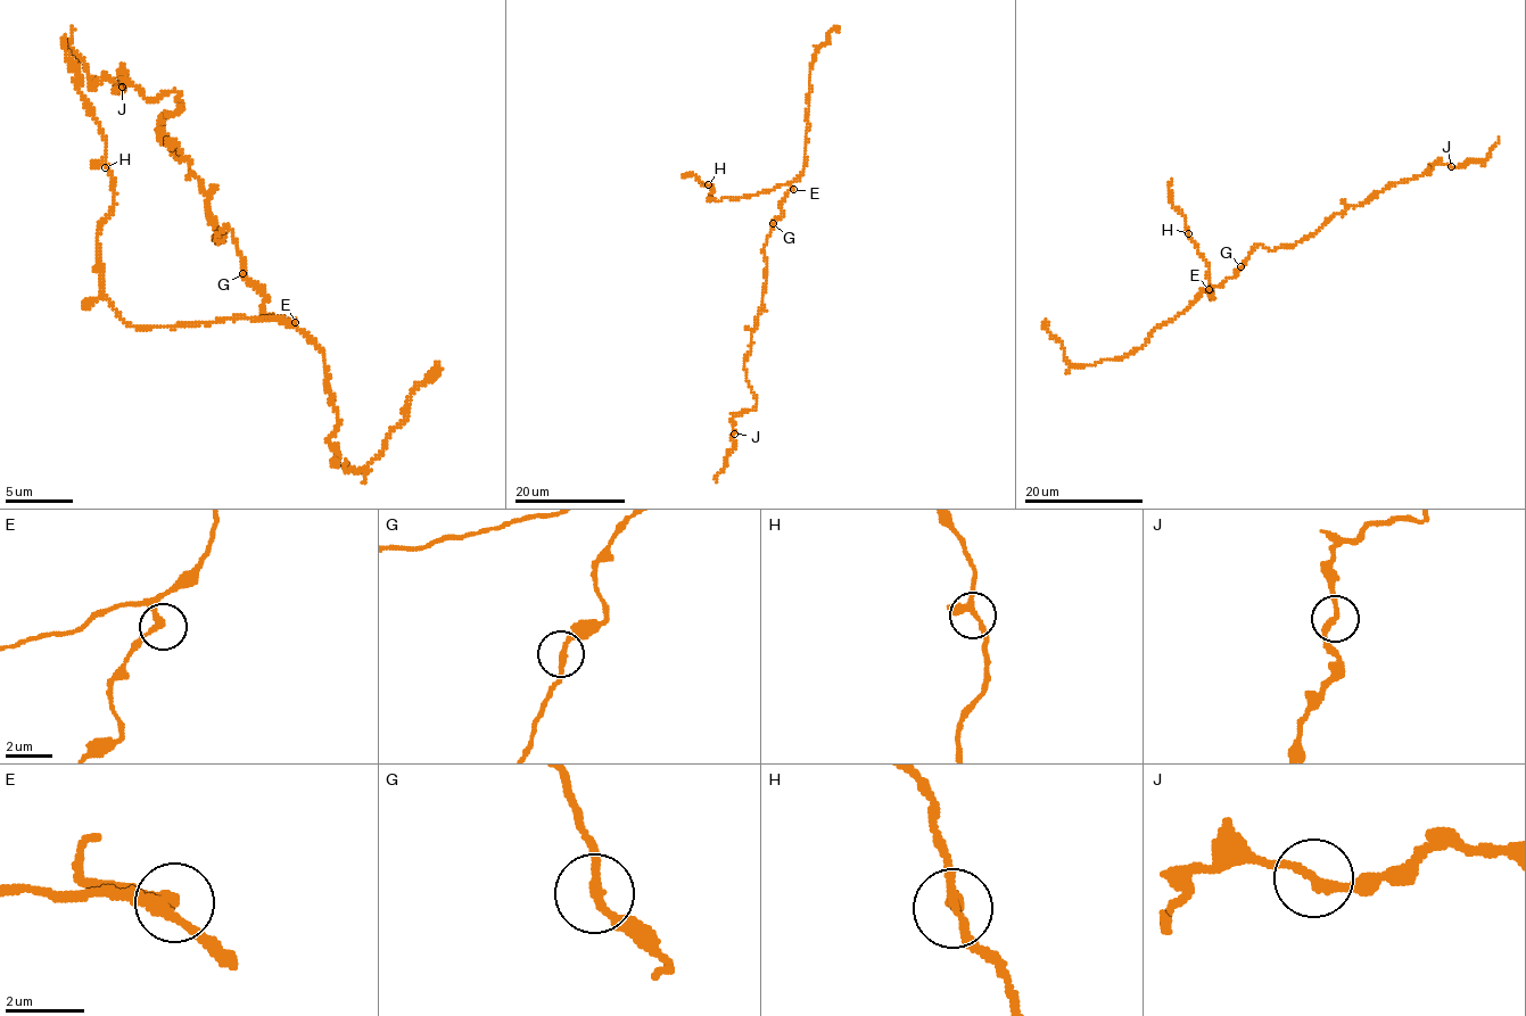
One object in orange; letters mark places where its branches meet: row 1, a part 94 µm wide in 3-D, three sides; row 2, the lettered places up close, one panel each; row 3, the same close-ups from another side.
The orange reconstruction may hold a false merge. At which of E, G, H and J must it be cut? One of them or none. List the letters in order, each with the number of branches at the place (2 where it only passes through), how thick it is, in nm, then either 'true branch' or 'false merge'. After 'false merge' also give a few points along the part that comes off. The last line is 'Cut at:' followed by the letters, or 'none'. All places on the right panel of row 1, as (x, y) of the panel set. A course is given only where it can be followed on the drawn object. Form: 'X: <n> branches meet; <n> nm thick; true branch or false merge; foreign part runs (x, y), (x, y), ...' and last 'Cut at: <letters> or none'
E: 2 branches meet; 240 nm thick; true branch
G: 2 branches meet; 200 nm thick; true branch
H: 2 branches meet; 280 nm thick; true branch
J: 2 branches meet; 240 nm thick; false merge; foreign part runs (1451, 166), (1483, 162), (1498, 137)
Cut at: J

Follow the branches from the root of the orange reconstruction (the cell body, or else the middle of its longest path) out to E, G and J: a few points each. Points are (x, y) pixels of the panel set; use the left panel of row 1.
E: (224, 228), (232, 233), (240, 252), (242, 277), (266, 297), (265, 312), (295, 322)
G: (224, 228), (232, 233), (240, 252), (242, 273)
J: (224, 228), (217, 241), (198, 178), (158, 130), (179, 95), (121, 88)

